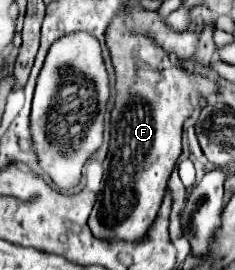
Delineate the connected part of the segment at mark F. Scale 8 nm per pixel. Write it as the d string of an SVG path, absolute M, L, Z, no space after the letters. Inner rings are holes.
M116 17L112 25L108 27L106 33L108 49L112 55L112 63L116 69L116 101L112 109L112 119L110 119L110 151L104 161L104 179L102 179L102 189L98 193L96 205L90 213L88 225L94 237L114 241L136 241L144 237L144 233L150 229L152 221L156 219L156 213L160 209L168 177L180 157L182 151L182 123L186 117L192 113L190 105L190 91L198 89L202 95L216 93L216 83L200 77L200 75L190 75L184 71L180 65L172 63L170 57L156 47L150 39L132 35L126 27L126 17Z

